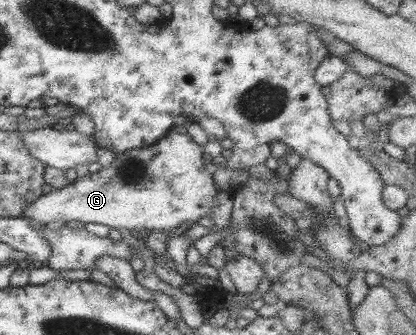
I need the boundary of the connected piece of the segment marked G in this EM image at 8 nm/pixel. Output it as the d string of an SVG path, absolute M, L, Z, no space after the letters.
M169 130L165 135L163 135L157 142L149 145L148 147L135 148L132 150L125 150L125 152L119 155L115 154L115 158L108 166L101 169L94 174L87 174L83 178L76 178L71 183L67 183L65 187L61 189L52 189L49 193L39 195L33 202L29 202L23 210L21 210L21 216L23 218L30 217L41 224L42 227L47 224L47 222L55 220L63 220L63 222L69 222L69 220L77 220L86 226L89 223L102 224L111 228L124 229L127 231L137 230L137 229L147 229L148 232L151 230L168 231L168 230L183 230L186 228L187 224L193 224L195 220L201 216L211 216L213 206L217 204L213 202L214 196L217 192L217 186L213 182L213 178L209 172L209 169L203 165L203 152L201 146L198 145L189 137L188 134L177 134L174 131Z

